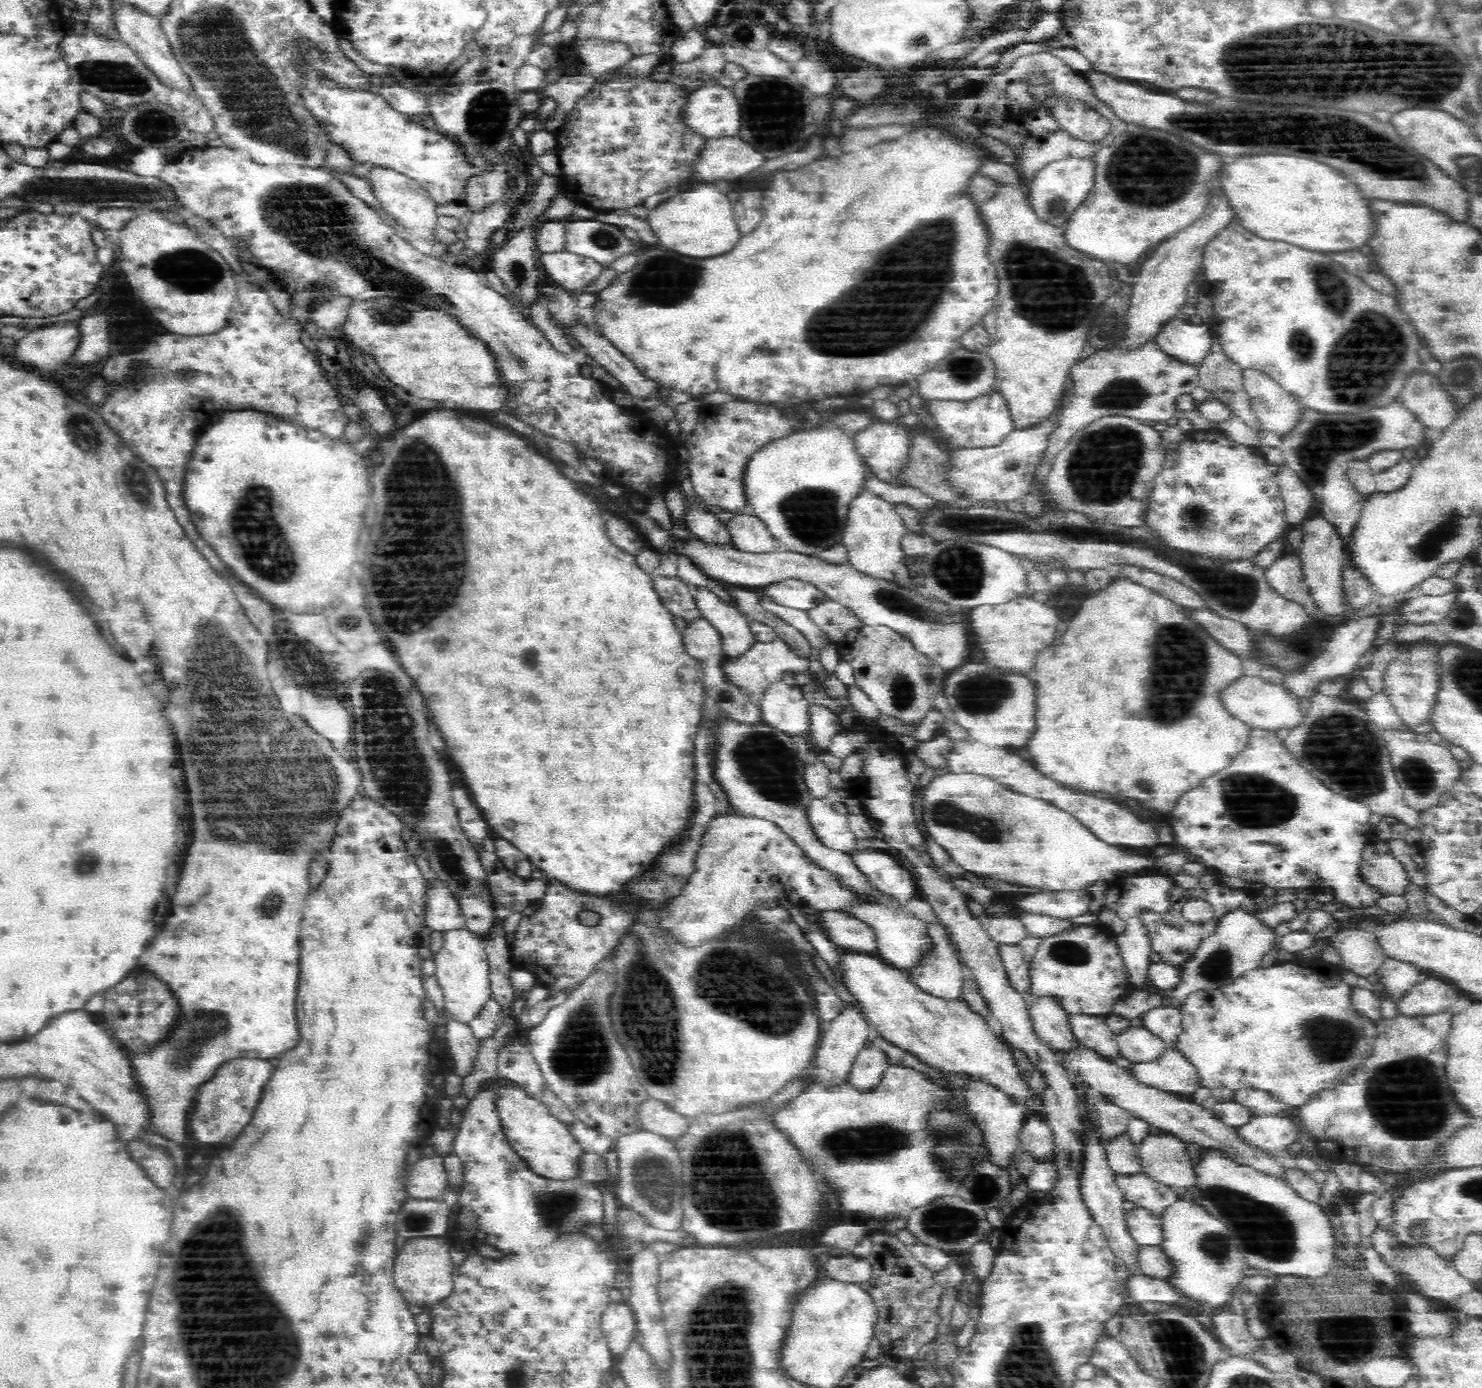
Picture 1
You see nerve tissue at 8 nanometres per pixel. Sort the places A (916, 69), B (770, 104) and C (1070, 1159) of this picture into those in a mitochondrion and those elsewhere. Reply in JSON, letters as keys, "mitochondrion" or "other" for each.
{"A":"other","B":"mitochondrion","C":"mitochondrion"}

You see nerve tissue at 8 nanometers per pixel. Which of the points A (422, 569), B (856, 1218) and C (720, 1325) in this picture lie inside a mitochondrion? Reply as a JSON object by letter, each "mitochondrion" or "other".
{"A":"mitochondrion","B":"other","C":"mitochondrion"}

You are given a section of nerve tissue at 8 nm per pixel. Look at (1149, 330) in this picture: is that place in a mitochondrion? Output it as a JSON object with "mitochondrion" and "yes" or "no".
{"mitochondrion":"no"}

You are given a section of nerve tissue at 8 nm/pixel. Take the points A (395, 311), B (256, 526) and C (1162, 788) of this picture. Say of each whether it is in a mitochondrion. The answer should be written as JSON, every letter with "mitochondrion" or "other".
{"A":"mitochondrion","B":"mitochondrion","C":"other"}

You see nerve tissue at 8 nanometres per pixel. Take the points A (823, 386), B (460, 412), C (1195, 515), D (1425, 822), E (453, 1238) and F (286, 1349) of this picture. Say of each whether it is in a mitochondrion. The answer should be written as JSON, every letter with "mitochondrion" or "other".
{"A":"other","B":"other","C":"mitochondrion","D":"other","E":"other","F":"mitochondrion"}

